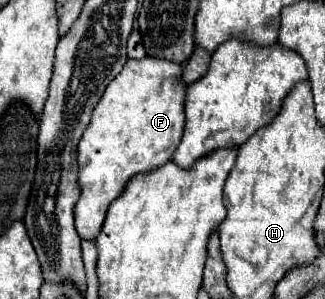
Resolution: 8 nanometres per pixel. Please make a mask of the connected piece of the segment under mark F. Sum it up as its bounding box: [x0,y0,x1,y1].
[73,59,187,239]

